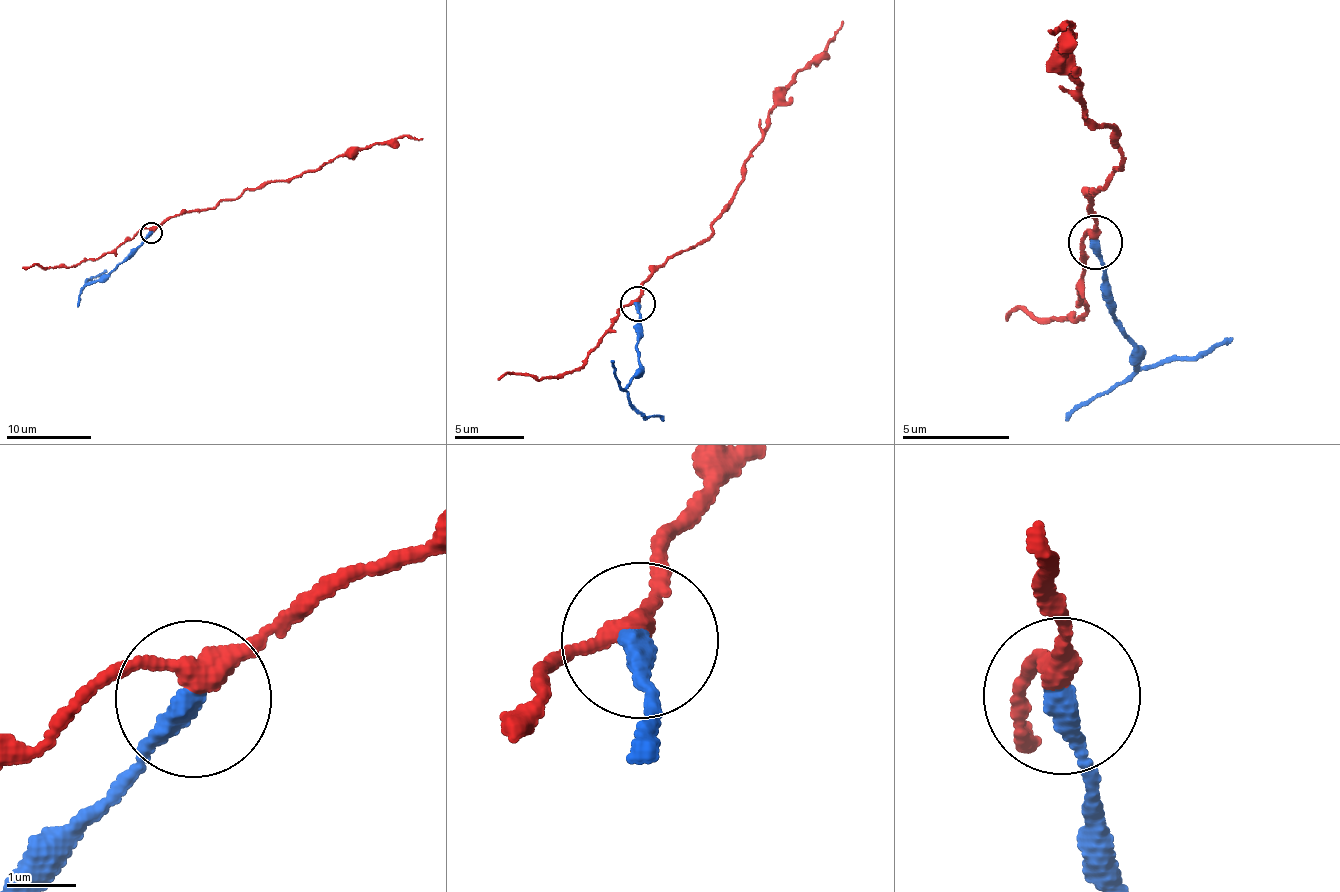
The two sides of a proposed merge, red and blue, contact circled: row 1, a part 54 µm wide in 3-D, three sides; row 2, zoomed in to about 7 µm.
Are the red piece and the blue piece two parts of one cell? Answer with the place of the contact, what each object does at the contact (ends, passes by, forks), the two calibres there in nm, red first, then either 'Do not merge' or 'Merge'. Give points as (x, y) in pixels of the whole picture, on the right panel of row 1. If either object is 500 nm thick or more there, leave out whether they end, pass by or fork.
Place: (1095, 242). At the ring red passes by. At the ring blue ends. Thickness 280 nm (red) against 320 nm. Do not merge

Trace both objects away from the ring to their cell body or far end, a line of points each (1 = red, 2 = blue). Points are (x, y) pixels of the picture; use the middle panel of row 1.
1: (637, 304), (642, 282), (669, 257), (711, 241), (712, 226), (768, 115), (800, 71), (820, 64), (845, 21)
2: (639, 304), (640, 356), (627, 388), (637, 409), (660, 415), (662, 421)

